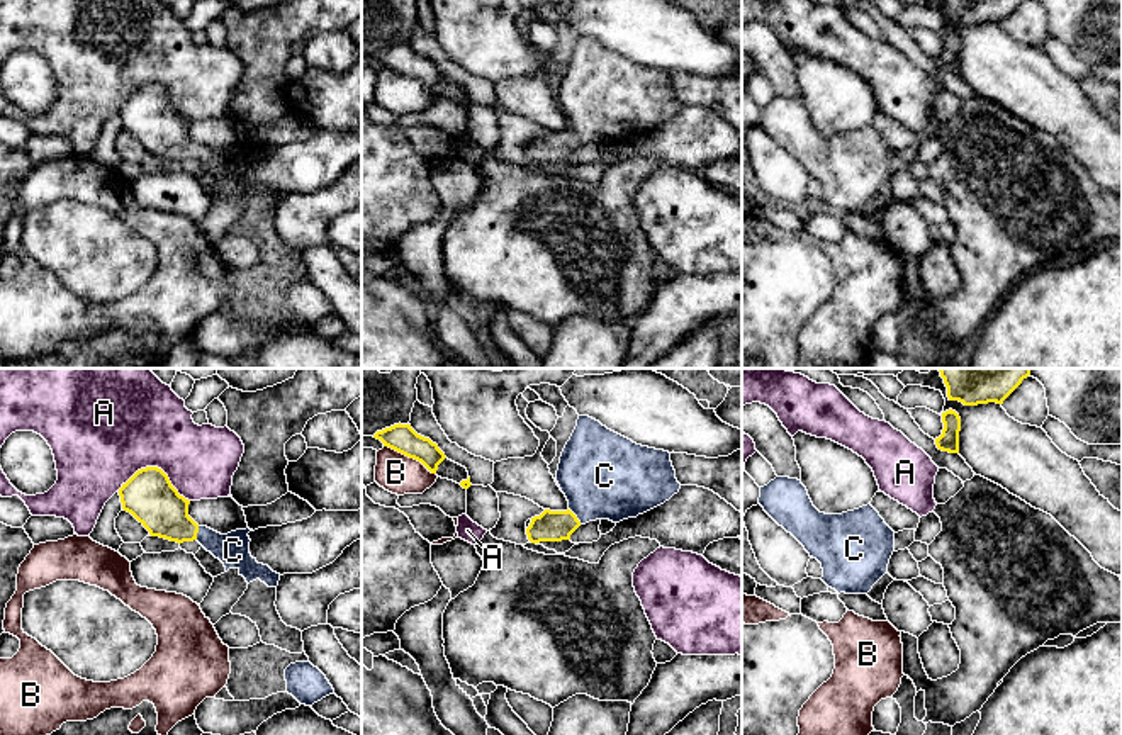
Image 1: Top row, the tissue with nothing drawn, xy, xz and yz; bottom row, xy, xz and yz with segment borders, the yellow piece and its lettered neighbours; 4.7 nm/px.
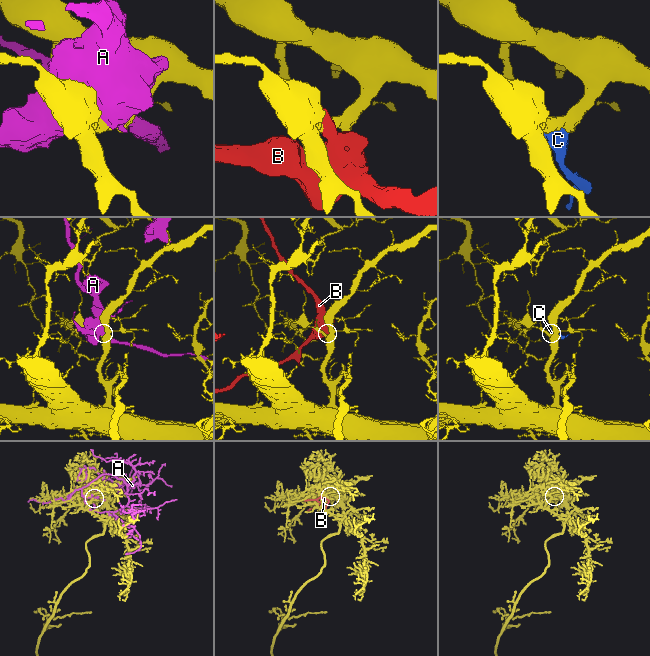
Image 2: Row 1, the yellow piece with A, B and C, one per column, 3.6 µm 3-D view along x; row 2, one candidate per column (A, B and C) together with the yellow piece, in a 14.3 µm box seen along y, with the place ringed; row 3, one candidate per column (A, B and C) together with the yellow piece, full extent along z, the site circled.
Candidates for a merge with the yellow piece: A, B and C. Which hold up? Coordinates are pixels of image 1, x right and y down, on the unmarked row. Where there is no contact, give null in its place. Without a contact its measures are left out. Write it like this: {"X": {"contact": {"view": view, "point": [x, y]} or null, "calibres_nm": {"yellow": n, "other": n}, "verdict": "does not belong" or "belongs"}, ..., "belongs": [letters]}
{"A": {"contact": {"view": "xy", "point": [157, 87]}, "calibres_nm": {"yellow": 240, "other": 440}, "verdict": "does not belong"}, "B": {"contact": {"view": "xz", "point": [409, 77]}, "calibres_nm": {"yellow": 140, "other": 190}, "verdict": "does not belong"}, "C": {"contact": {"view": "xz", "point": [576, 136]}, "calibres_nm": {"yellow": 140, "other": 420}, "verdict": "belongs"}, "belongs": ["C"]}

